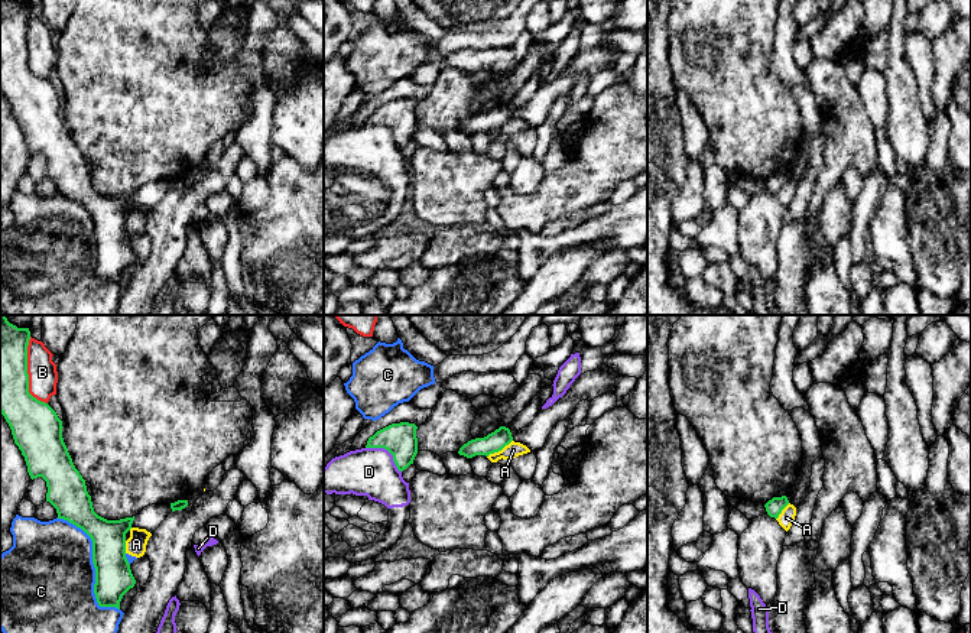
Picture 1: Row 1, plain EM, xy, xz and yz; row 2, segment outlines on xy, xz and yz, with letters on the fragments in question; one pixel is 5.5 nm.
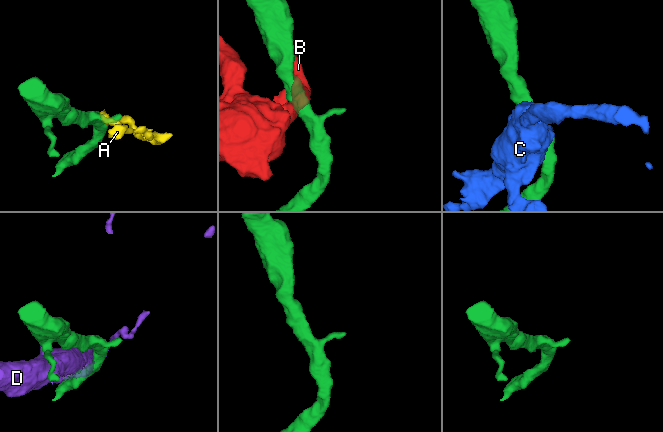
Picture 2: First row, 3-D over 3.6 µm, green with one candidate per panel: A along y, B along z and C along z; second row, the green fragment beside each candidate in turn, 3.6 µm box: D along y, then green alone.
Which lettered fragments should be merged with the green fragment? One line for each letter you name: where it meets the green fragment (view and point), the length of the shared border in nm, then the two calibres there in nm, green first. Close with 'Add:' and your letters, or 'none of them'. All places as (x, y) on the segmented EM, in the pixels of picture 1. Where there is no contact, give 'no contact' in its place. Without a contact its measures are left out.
Add: none of them

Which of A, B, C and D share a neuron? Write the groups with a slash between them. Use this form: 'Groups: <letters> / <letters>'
Groups: A C / B / D

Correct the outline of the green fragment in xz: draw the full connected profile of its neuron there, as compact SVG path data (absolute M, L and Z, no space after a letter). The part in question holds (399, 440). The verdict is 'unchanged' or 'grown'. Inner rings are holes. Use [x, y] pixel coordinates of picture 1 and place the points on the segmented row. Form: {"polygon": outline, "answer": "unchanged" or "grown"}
{"polygon": "M409 422L392 423L368 438L366 448L384 448L393 455L399 471L406 470L418 454L418 426Z", "answer": "unchanged"}

